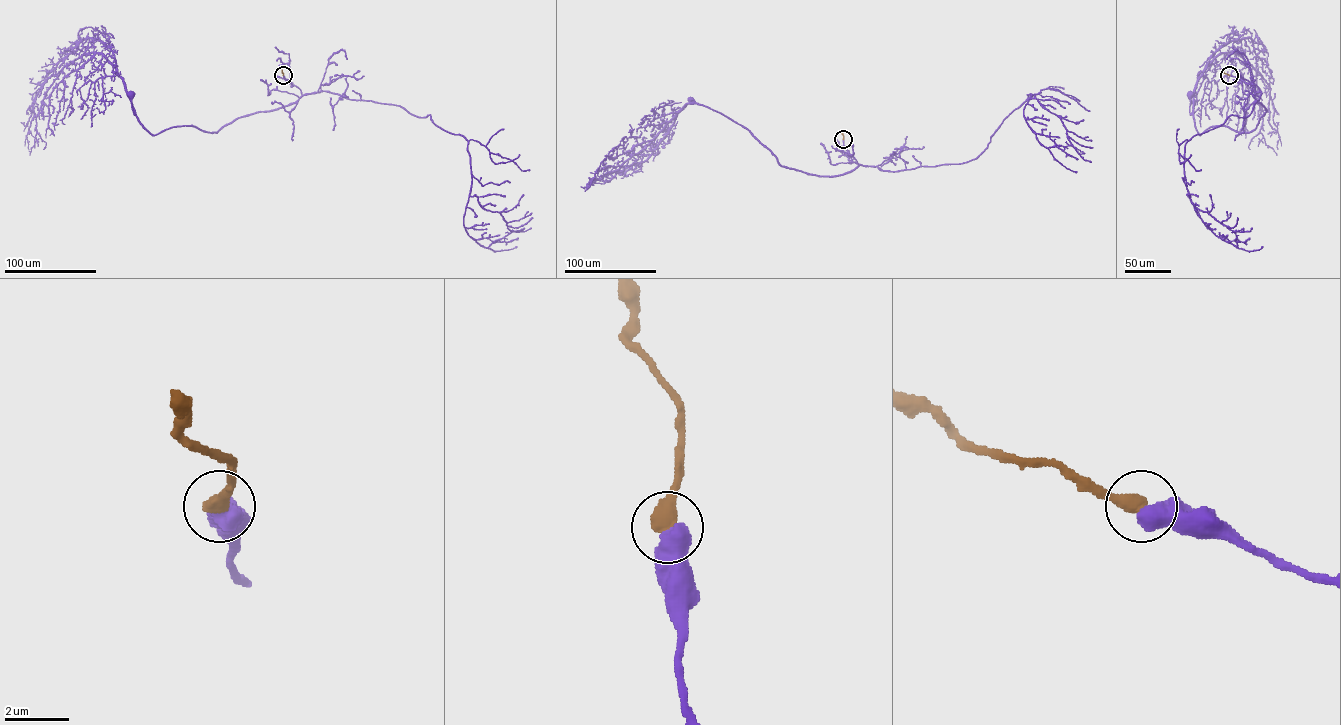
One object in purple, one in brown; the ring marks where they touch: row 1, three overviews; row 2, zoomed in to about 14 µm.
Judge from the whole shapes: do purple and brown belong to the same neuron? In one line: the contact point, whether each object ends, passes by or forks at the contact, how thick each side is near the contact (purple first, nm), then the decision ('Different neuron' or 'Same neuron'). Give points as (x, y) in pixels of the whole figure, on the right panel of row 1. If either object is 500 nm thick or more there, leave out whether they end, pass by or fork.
Place: (1229, 75). Thickness 700 nm (purple) against 550 nm. Different neuron

